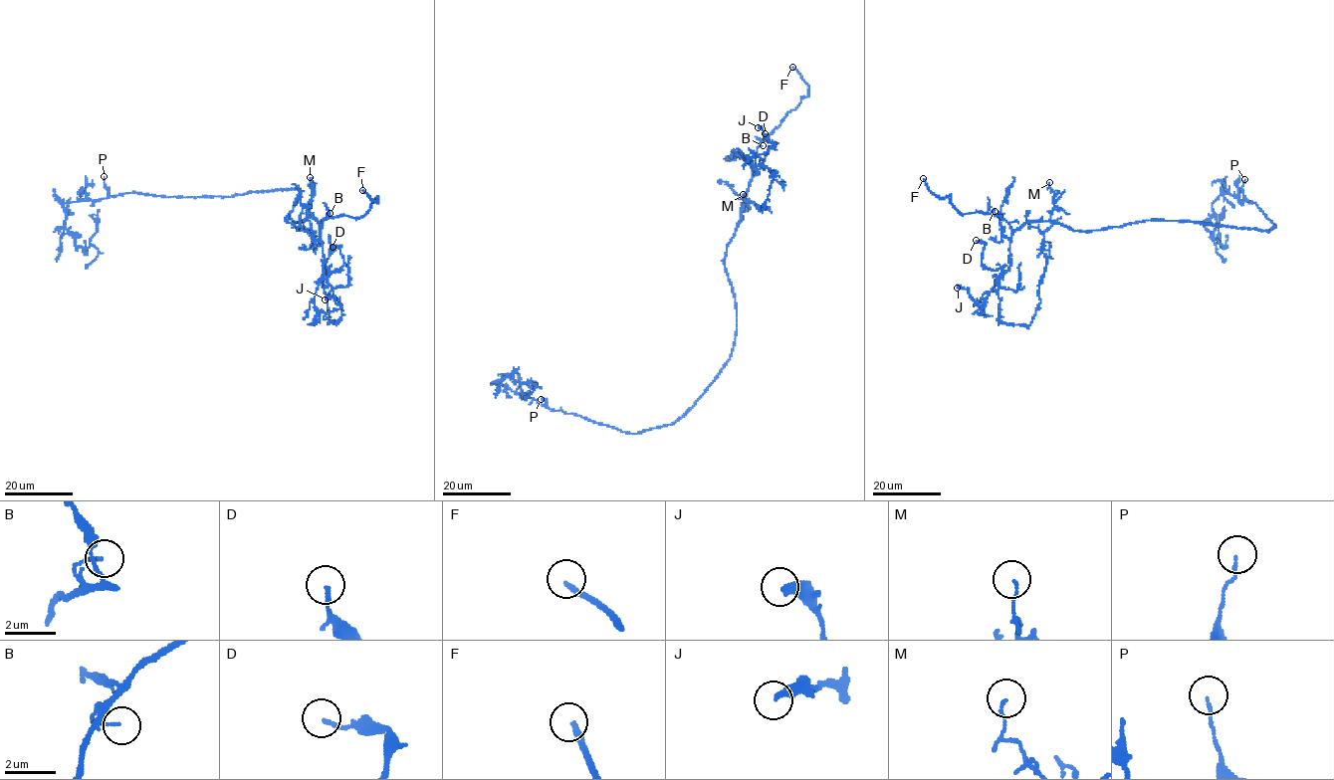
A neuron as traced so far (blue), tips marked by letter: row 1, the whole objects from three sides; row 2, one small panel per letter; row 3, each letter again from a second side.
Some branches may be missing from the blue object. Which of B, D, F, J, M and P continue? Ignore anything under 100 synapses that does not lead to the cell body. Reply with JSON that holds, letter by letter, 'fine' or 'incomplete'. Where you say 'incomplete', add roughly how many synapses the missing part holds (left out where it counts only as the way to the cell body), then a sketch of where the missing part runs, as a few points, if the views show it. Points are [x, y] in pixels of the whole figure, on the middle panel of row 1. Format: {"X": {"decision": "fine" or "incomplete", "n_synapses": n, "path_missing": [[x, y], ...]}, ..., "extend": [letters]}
{"B": {"decision": "fine"}, "D": {"decision": "fine"}, "F": {"decision": "incomplete", "path_missing": [[792, 67], [774, 63], [758, 52], [750, 53], [720, 16]]}, "J": {"decision": "fine"}, "M": {"decision": "fine"}, "P": {"decision": "fine"}, "extend": ["F"]}

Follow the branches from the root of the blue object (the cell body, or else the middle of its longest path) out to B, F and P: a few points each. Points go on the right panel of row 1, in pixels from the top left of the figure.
B: (1185, 221), (1146, 220), (1082, 232), (1038, 221), (1025, 222), (1013, 230), (992, 212), (995, 211)
F: (1185, 221), (1082, 232), (1038, 221), (1013, 230), (999, 215), (960, 214), (952, 196), (940, 199), (923, 178)
P: (1185, 221), (1261, 231), (1274, 228), (1274, 223), (1255, 202), (1244, 197), (1242, 187), (1244, 179)

